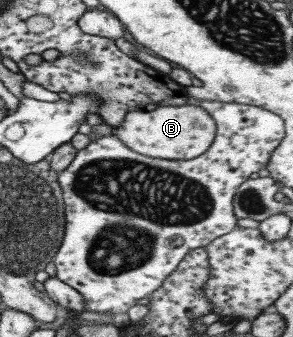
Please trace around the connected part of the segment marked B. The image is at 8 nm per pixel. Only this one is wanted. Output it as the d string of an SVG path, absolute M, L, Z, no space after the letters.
M185 104L157 107L153 111L129 110L125 112L125 119L121 123L110 129L110 134L135 153L159 159L186 160L201 155L209 147L215 135L215 124L205 110Z

